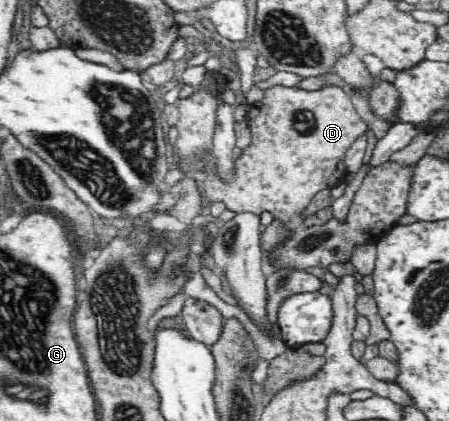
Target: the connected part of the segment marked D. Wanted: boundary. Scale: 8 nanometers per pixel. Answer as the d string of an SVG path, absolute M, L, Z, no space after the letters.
M327 83L327 85L323 85L321 89L317 89L316 91L309 91L299 87L287 87L281 84L277 84L266 89L264 94L265 97L262 101L257 101L256 103L248 106L248 113L246 114L246 117L248 126L250 127L251 142L247 148L243 149L241 155L239 155L237 157L237 161L235 161L235 180L231 184L223 184L223 182L221 182L221 180L215 176L214 157L212 157L212 154L209 153L210 167L206 170L205 173L205 176L207 177L201 178L201 181L203 181L203 195L206 197L206 199L211 201L211 203L216 201L225 202L226 209L236 213L255 212L260 215L264 211L268 211L271 213L271 215L273 215L274 218L281 218L285 220L289 226L299 229L303 219L305 219L305 217L300 217L300 211L310 203L312 197L323 189L331 189L338 183L343 182L343 179L345 179L348 174L346 166L343 164L343 159L345 159L345 152L351 147L358 137L365 134L367 128L363 119L355 110L355 107L353 107L353 103L351 103L347 97L345 89L337 87L337 85L329 85L329 83Z

